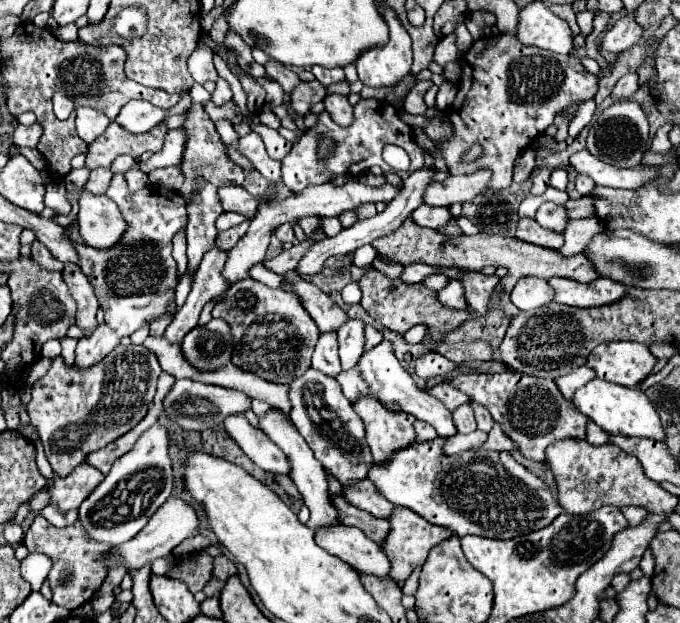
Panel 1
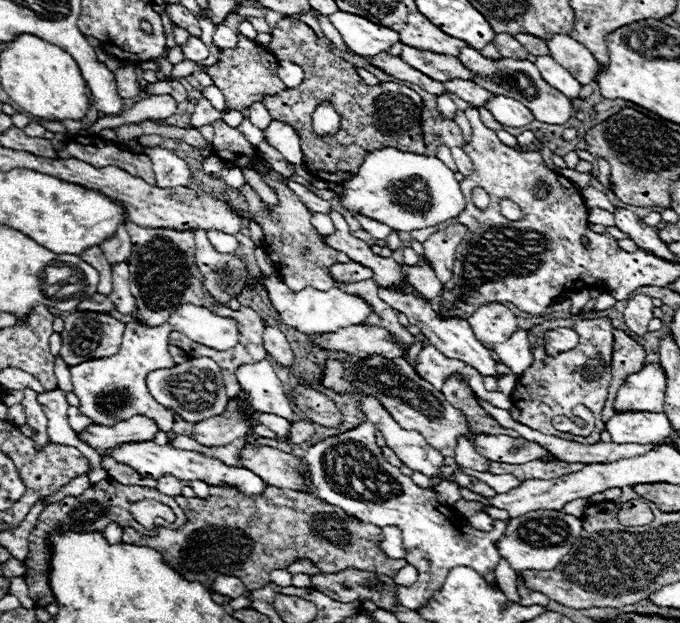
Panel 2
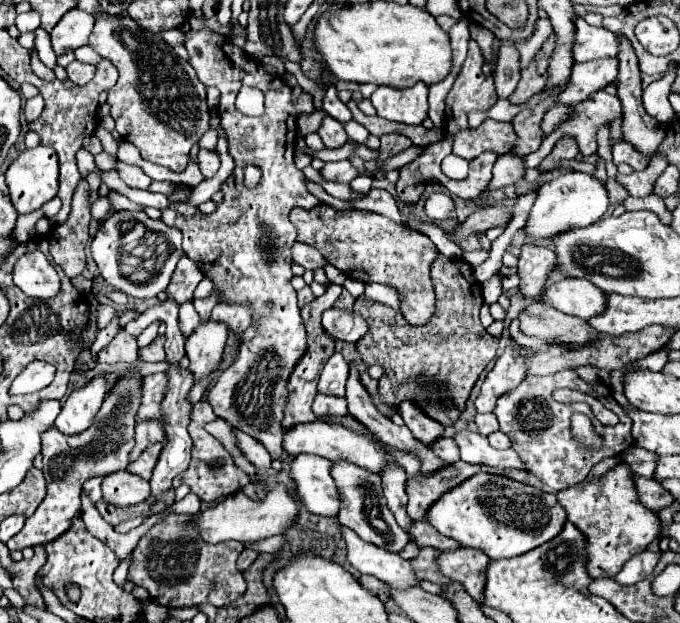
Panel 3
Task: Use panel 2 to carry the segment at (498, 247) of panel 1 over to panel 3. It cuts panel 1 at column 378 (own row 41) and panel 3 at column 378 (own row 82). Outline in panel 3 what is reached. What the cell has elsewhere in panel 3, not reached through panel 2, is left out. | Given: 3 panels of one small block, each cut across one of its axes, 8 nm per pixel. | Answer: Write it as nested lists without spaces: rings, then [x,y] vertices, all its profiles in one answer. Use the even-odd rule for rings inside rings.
[[[326,204],[312,210],[294,208],[290,220],[298,228],[298,242],[306,242],[320,250],[326,262],[336,266],[348,278],[360,282],[378,282],[394,288],[400,296],[400,310],[410,324],[422,326],[430,320],[436,302],[430,266],[438,256],[438,248],[428,236],[396,224],[376,212],[336,210]]]

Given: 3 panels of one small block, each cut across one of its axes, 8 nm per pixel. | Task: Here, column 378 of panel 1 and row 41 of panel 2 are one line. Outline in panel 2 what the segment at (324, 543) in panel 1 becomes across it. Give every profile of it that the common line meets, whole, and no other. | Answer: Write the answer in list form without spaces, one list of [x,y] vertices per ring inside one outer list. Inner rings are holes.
[[[556,34],[550,40],[546,40],[546,44],[552,52],[552,58],[568,72],[572,72],[572,76],[576,76],[580,84],[586,86],[592,80],[596,80],[600,64],[584,44],[572,40],[568,34]]]

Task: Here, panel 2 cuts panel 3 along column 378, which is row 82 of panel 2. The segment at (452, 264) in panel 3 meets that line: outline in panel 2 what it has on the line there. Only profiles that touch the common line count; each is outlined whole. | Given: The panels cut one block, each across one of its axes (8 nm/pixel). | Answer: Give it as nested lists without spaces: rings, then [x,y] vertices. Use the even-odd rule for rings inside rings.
[[[282,18],[272,30],[272,42],[268,50],[278,60],[292,60],[304,70],[304,82],[296,88],[284,90],[274,96],[264,96],[262,104],[270,112],[272,120],[290,124],[300,136],[300,148],[304,168],[320,180],[342,182],[346,176],[340,172],[356,174],[364,160],[364,154],[380,148],[396,148],[402,152],[426,152],[422,132],[422,98],[408,86],[396,82],[380,82],[368,86],[356,74],[354,66],[336,54],[314,34],[314,30],[298,18]],[[320,102],[330,102],[340,114],[340,128],[332,136],[320,136],[312,132],[312,108]]]

